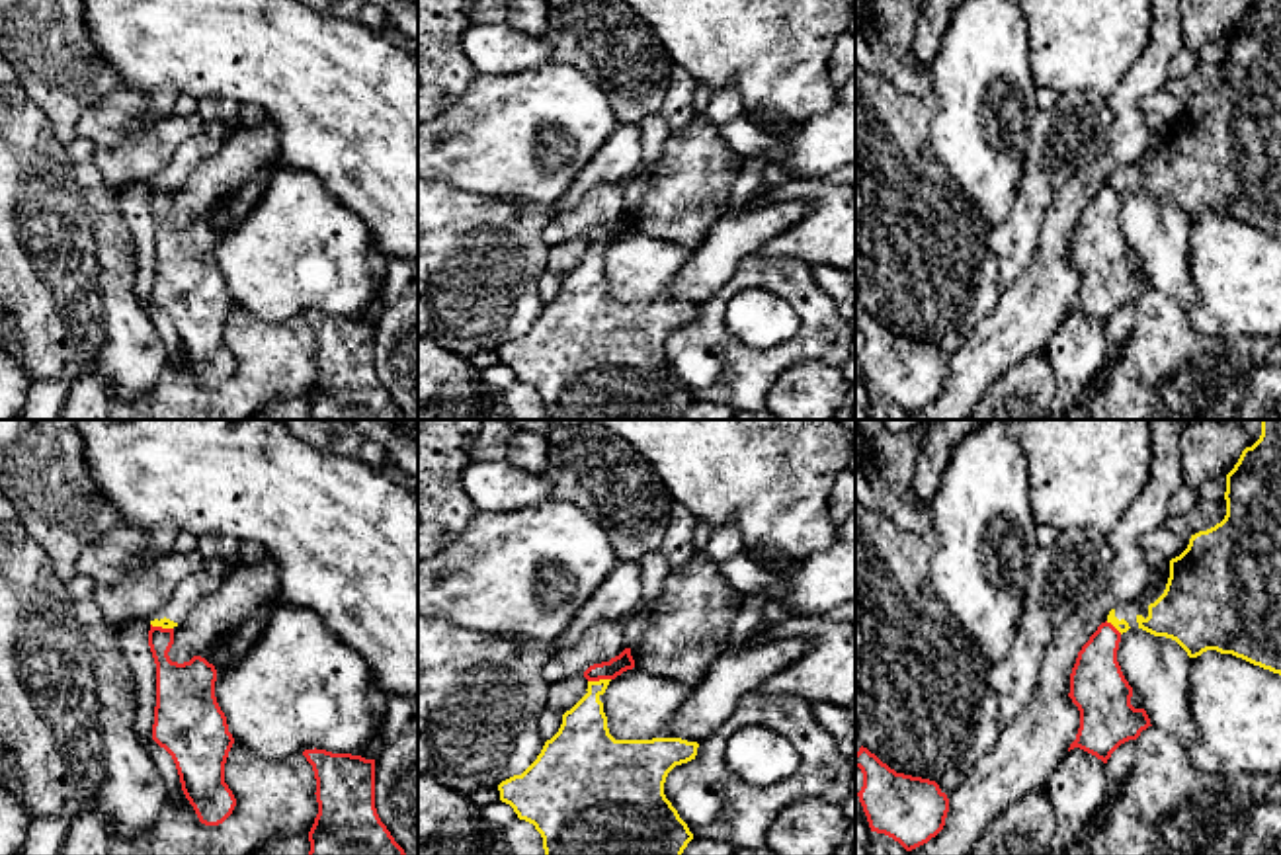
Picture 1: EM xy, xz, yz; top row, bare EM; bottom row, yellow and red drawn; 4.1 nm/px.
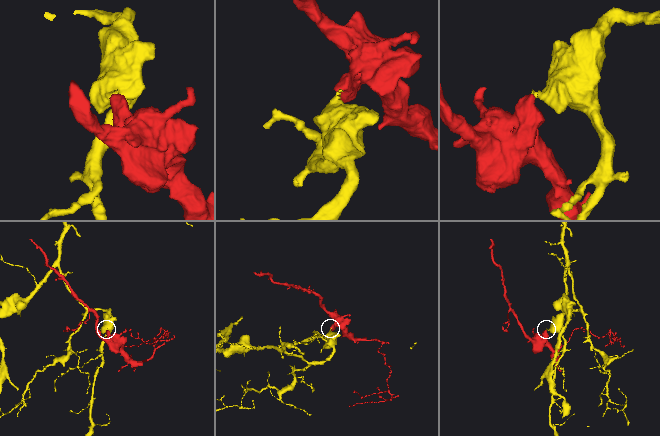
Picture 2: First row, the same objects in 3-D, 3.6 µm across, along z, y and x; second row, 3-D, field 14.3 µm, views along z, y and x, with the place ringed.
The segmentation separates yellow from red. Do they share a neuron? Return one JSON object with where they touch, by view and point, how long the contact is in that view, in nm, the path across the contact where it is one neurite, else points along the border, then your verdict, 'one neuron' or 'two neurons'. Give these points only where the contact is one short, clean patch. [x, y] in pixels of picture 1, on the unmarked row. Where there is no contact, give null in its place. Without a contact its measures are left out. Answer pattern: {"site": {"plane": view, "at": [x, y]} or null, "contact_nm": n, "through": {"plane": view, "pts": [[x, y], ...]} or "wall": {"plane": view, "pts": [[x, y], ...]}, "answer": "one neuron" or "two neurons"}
{"site": {"plane": "xz", "at": [600, 243]}, "contact_nm": 100, "wall": {"plane": "xz", "pts": [[610, 241], [588, 244]]}, "answer": "two neurons"}

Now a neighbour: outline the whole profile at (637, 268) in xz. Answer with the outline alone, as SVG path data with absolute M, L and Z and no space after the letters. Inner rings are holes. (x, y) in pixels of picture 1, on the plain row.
M627 232L609 244L603 275L615 303L670 301L670 285L685 265L691 248L670 240Z

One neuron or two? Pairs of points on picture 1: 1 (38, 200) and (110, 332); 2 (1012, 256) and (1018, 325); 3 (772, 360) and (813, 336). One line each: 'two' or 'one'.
1: one
2: two
3: one

